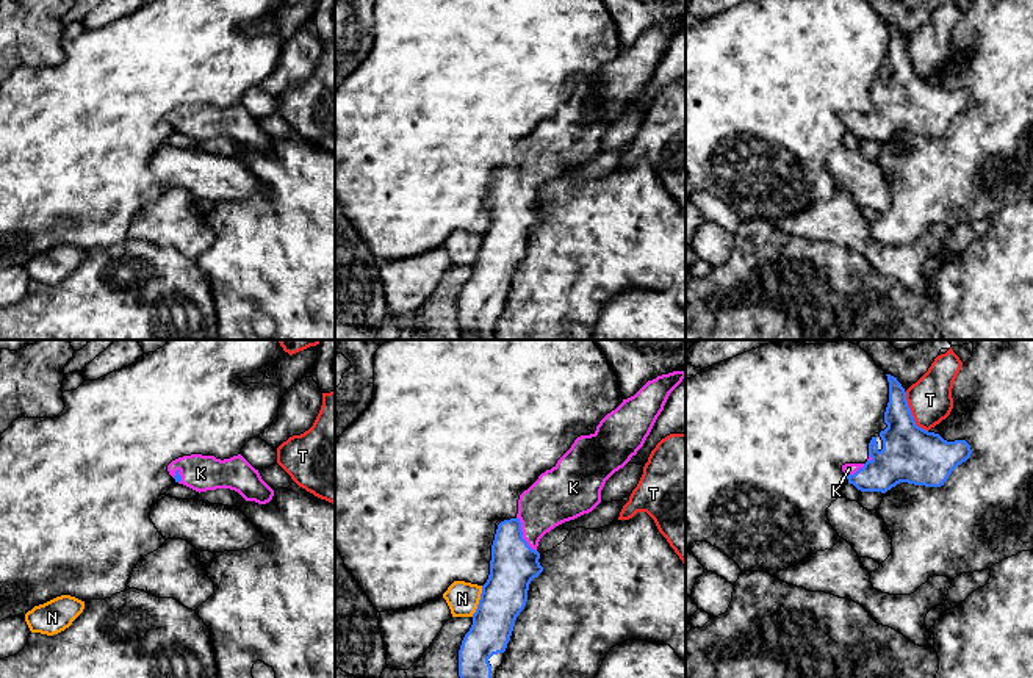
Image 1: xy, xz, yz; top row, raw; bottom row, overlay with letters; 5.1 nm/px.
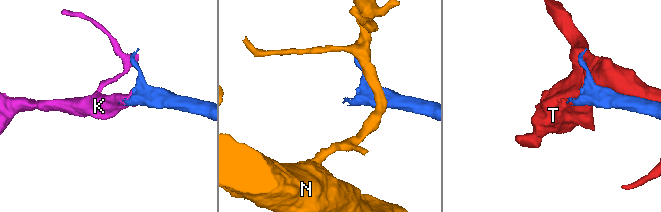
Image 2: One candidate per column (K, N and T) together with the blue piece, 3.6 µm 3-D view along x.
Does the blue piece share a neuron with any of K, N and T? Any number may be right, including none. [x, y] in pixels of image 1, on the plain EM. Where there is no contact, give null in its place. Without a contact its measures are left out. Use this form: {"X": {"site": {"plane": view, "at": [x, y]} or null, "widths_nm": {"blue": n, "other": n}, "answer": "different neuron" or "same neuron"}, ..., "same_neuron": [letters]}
{"K": {"site": {"plane": "xz", "at": [521, 183]}, "widths_nm": {"blue": 240, "other": 260}, "answer": "same neuron"}, "N": {"site": {"plane": "xz", "at": [479, 251]}, "widths_nm": {"blue": 240, "other": 160}, "answer": "different neuron"}, "T": {"site": {"plane": "yz", "at": [911, 63]}, "widths_nm": {"blue": 300, "other": 220}, "answer": "different neuron"}, "same_neuron": ["K"]}

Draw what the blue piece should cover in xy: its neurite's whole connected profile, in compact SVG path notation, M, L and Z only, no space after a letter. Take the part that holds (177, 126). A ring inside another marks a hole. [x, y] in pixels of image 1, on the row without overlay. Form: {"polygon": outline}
{"polygon": "M191 103L172 110L167 114L175 132L196 141L230 138L238 141L246 150L266 153L272 149L274 139L261 128L241 103L230 108L214 105Z"}

